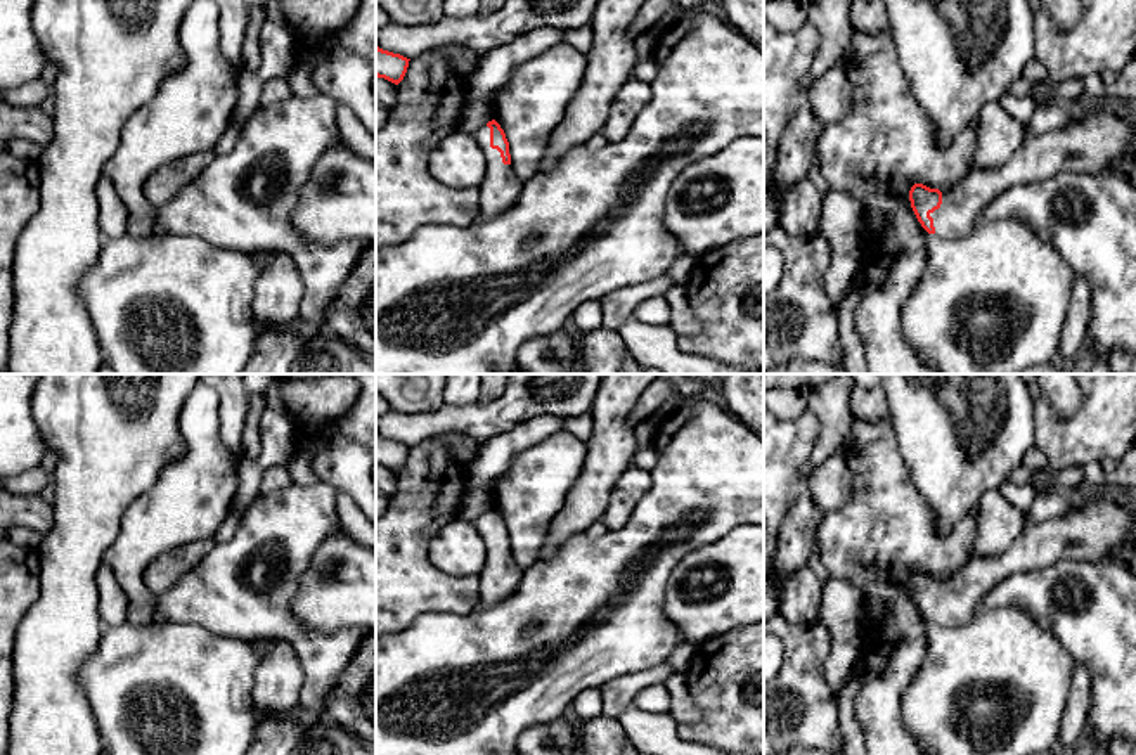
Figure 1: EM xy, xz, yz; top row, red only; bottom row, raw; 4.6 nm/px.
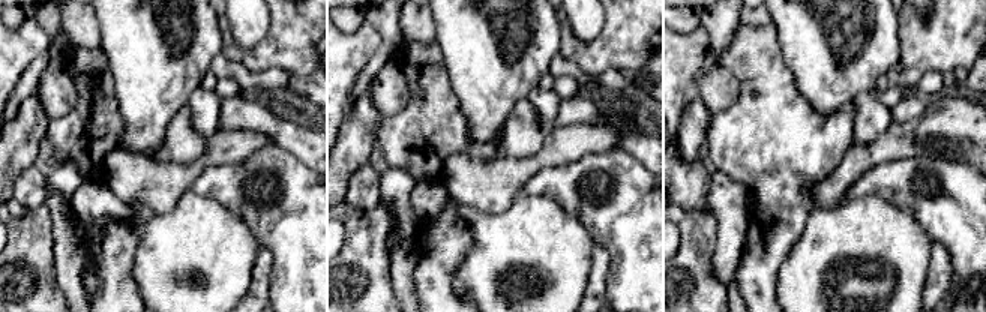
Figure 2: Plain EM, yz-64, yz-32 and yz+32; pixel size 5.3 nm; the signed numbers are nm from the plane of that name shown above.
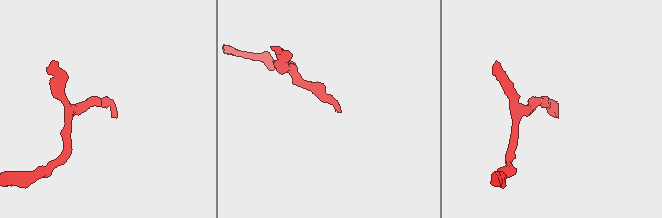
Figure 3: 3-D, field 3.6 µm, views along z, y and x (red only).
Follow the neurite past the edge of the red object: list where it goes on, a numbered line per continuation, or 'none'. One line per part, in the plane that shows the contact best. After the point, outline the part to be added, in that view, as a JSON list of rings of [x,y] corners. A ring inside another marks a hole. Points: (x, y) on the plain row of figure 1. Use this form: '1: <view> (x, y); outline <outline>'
1: xz (501, 575); outline [[[485,513],[474,519],[485,542],[485,565],[478,573],[481,610],[488,610],[514,594],[523,578],[523,570],[511,552],[504,552],[500,540],[490,535],[490,516]]]

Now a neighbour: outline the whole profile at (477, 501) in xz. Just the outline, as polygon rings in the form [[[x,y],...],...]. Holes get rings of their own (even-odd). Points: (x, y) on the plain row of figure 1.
[[[468,488],[461,504],[461,518],[474,521],[492,507],[492,495],[485,488]]]

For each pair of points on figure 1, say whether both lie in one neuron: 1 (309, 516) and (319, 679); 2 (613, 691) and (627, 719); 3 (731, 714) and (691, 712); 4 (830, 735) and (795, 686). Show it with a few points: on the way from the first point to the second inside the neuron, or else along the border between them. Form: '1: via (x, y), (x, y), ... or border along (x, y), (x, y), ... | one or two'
1: via (293, 556), (283, 587), (283, 620), (302, 639) | one
2: border along (636, 700), (617, 716) | two
3: border along (684, 674), (700, 719), (681, 726) | two
4: via (818, 722), (799, 703), (799, 698) | one

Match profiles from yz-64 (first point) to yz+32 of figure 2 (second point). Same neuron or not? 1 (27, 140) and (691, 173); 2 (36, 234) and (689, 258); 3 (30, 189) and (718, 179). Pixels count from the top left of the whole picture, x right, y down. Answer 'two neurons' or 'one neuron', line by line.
1: two neurons
2: one neuron
3: two neurons

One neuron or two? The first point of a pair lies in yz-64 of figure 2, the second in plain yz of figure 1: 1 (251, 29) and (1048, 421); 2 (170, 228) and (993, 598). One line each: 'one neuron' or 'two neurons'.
1: two neurons
2: two neurons

